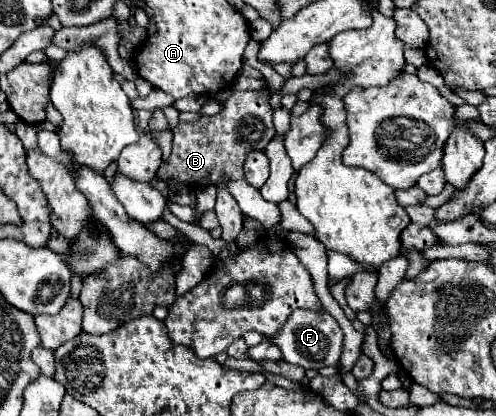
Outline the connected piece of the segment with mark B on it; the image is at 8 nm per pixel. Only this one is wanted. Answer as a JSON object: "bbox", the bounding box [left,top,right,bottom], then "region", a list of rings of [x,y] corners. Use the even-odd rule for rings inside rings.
{"bbox":[160,90,276,188],"region":[[[234,90],[226,100],[226,108],[214,116],[202,116],[196,122],[178,124],[172,134],[172,154],[166,164],[160,166],[160,180],[182,182],[194,188],[210,186],[222,180],[222,176],[230,180],[240,180],[244,176],[242,164],[250,150],[264,150],[266,144],[276,134],[272,124],[272,106],[268,102],[268,90]]]}

